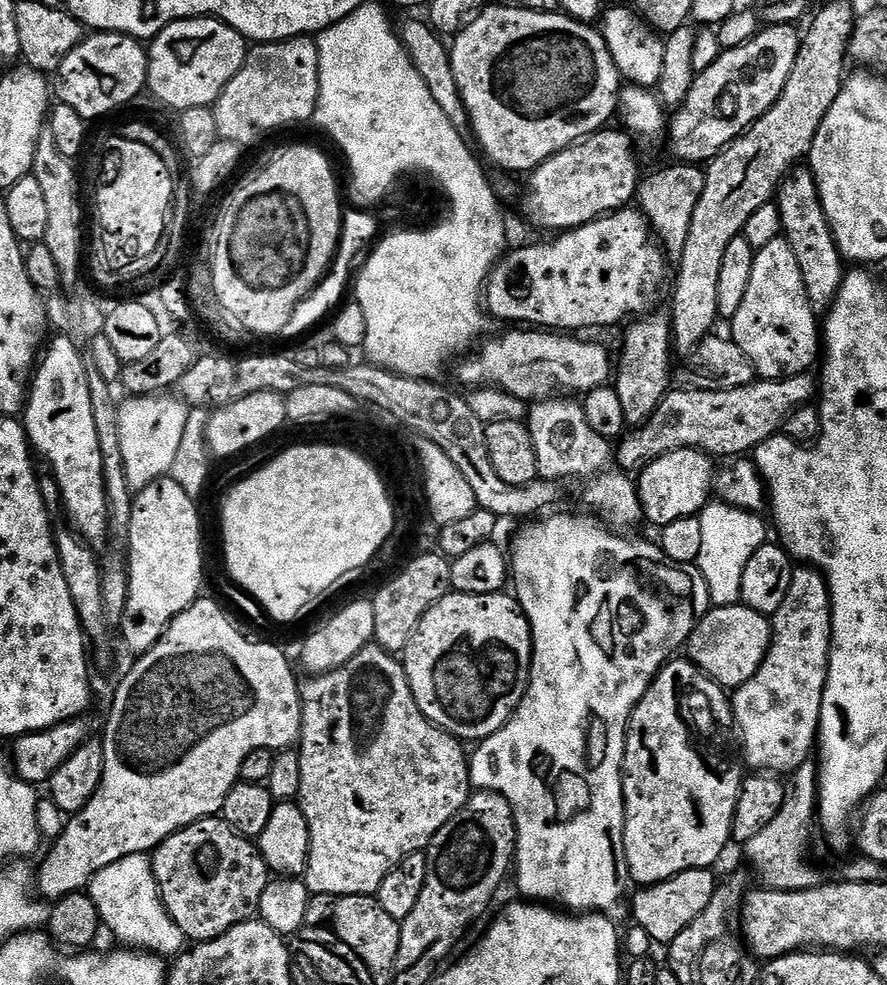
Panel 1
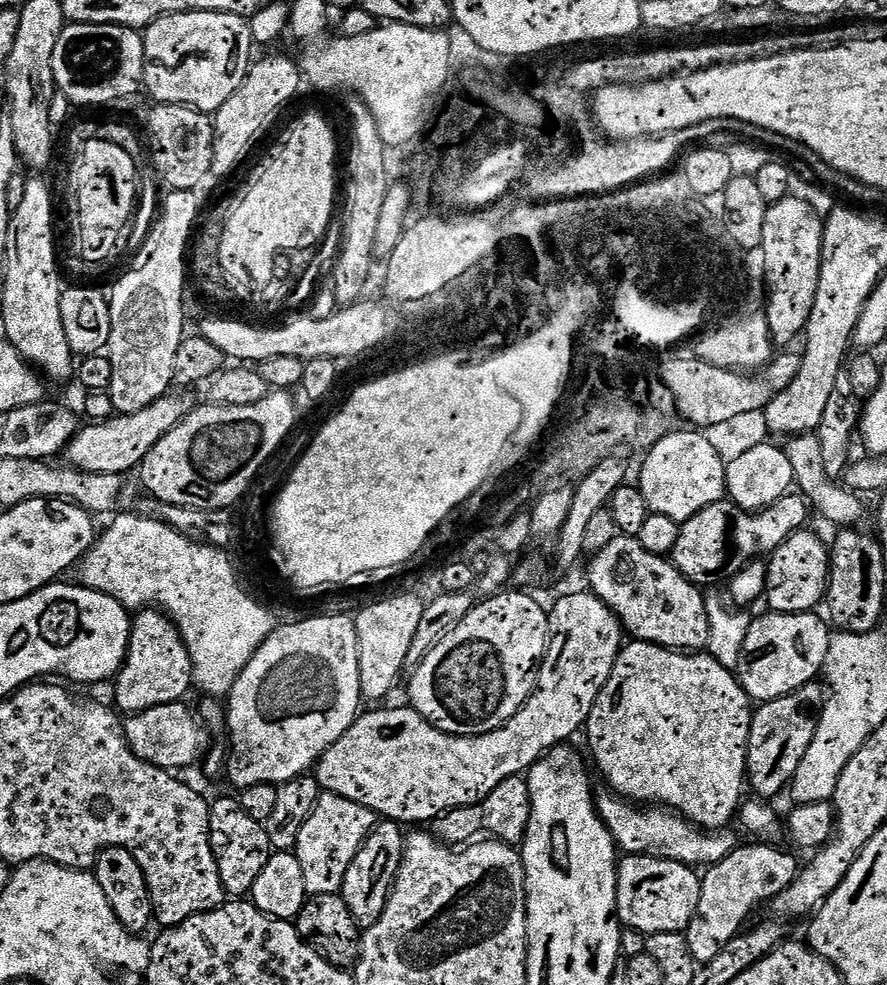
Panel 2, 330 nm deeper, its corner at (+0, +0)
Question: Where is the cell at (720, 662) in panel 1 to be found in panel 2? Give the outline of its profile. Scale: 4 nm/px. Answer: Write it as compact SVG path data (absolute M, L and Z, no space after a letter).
M769 611L767 615L757 615L748 627L740 664L734 669L744 692L752 702L782 698L806 687L821 675L826 662L830 628L816 617L815 611Z

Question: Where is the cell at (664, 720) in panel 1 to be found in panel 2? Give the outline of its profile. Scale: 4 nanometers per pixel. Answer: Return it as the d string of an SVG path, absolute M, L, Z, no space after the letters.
M632 640L620 649L614 670L602 690L598 694L598 702L594 702L594 710L588 716L586 733L588 744L592 747L592 756L600 767L602 775L608 779L608 784L615 795L629 801L639 802L644 806L663 806L675 810L687 818L695 827L701 830L724 830L728 823L737 819L742 801L746 793L746 777L748 775L748 739L752 729L752 714L754 708L733 669L723 668L714 657L707 654L689 654L684 650L663 648L645 640Z

